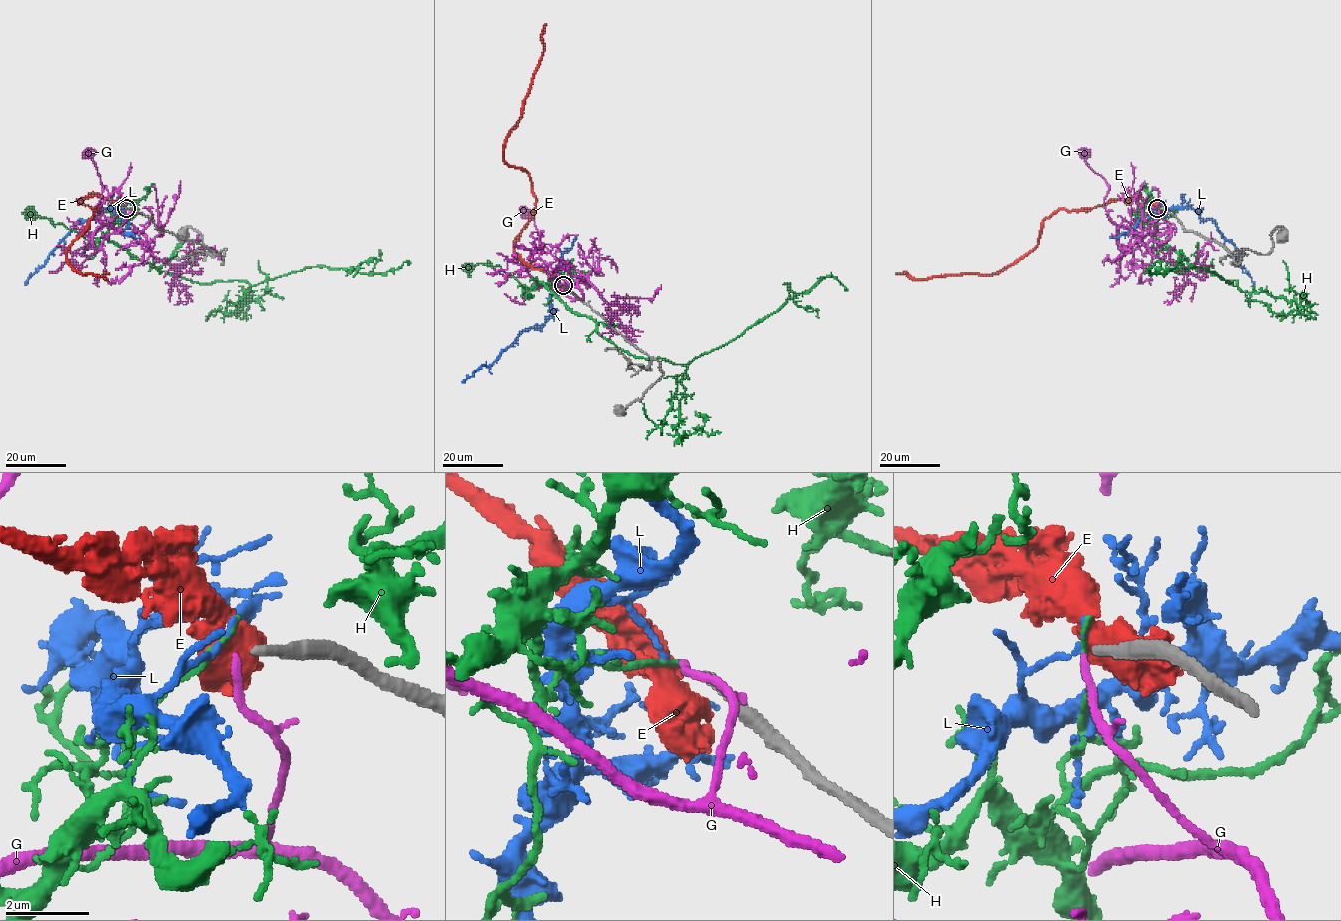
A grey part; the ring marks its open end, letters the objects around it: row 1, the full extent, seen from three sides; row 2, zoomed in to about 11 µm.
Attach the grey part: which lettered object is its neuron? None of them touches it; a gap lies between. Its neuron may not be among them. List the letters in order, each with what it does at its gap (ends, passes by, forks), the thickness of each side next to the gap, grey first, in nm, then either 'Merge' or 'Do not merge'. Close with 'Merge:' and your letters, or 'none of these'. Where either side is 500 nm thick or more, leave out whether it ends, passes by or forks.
E: Thickness 280 nm (grey) against 900 nm. Do not merge
G: It ends there. Thickness 280 nm (grey) against 180 nm. Do not merge
H: It ends there. Thickness 280 nm (grey) against 130 nm. Do not merge
L: It ends there. Thickness 280 nm (grey) against 110 nm. Do not merge
Merge: none of these

